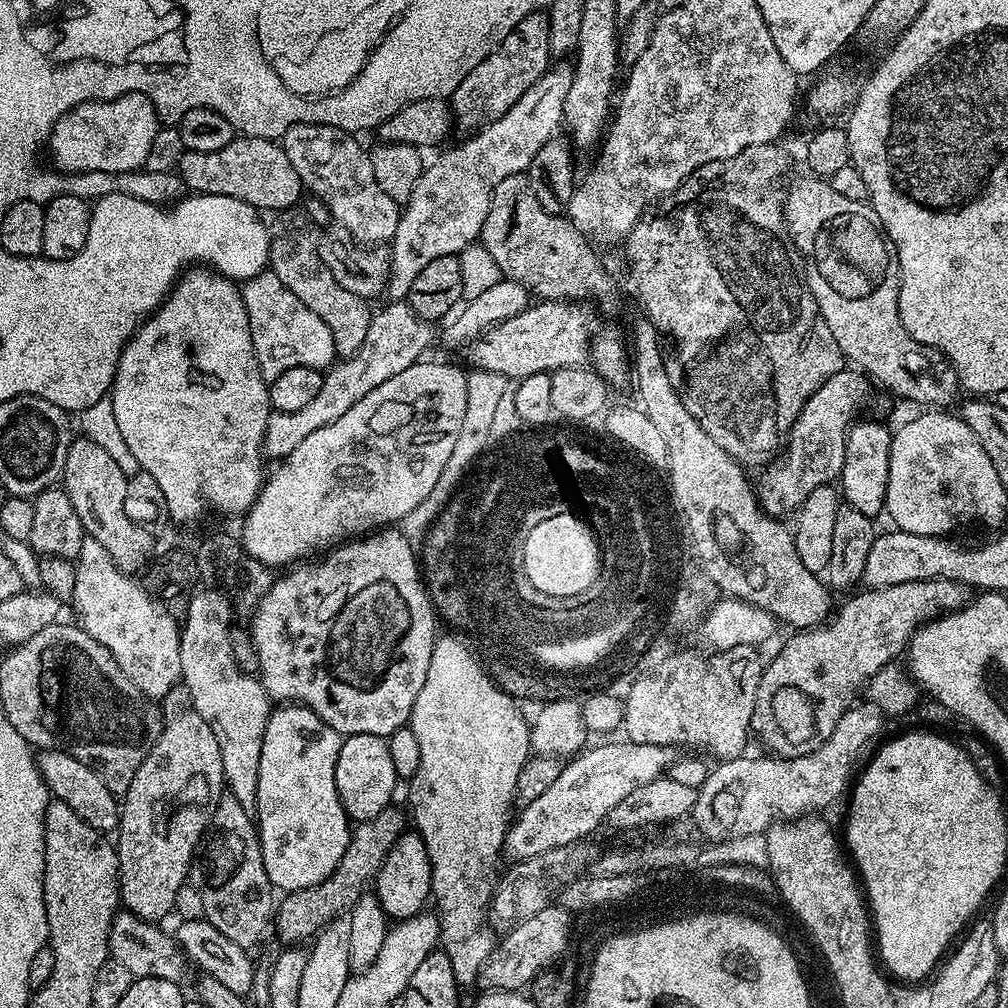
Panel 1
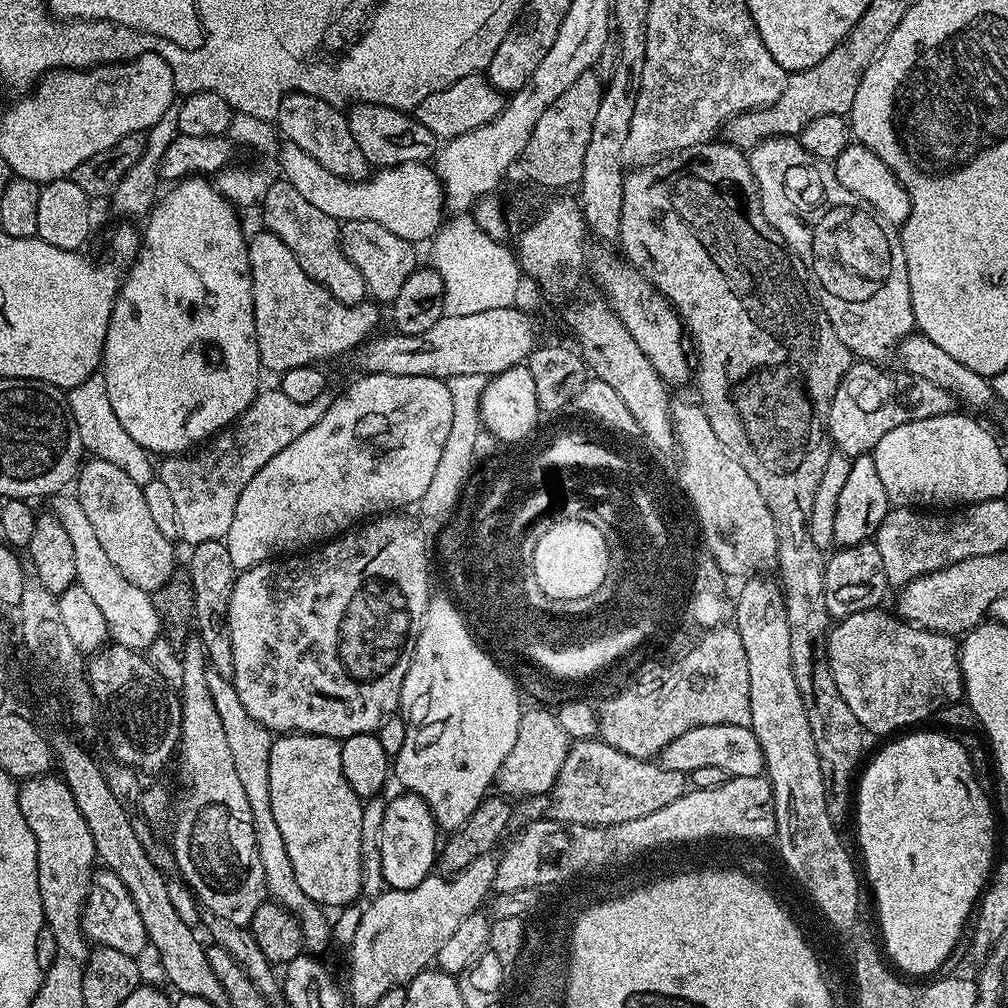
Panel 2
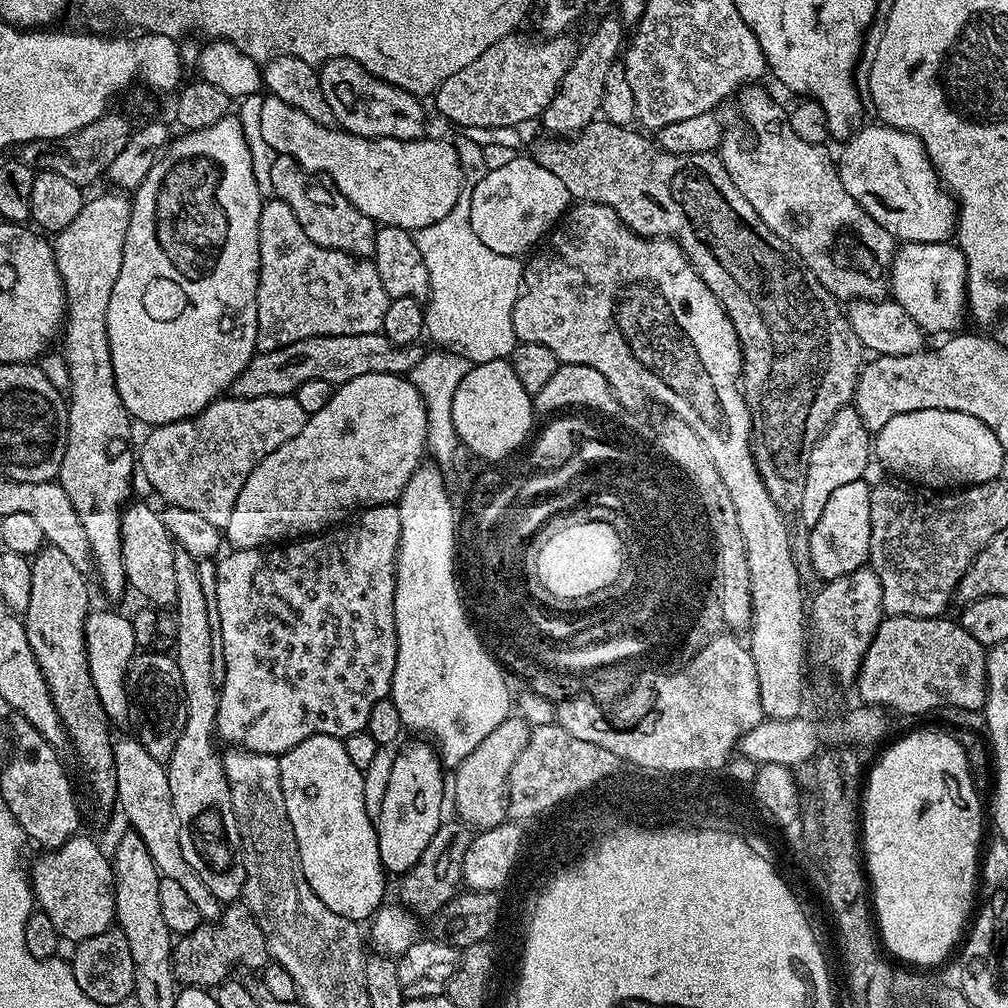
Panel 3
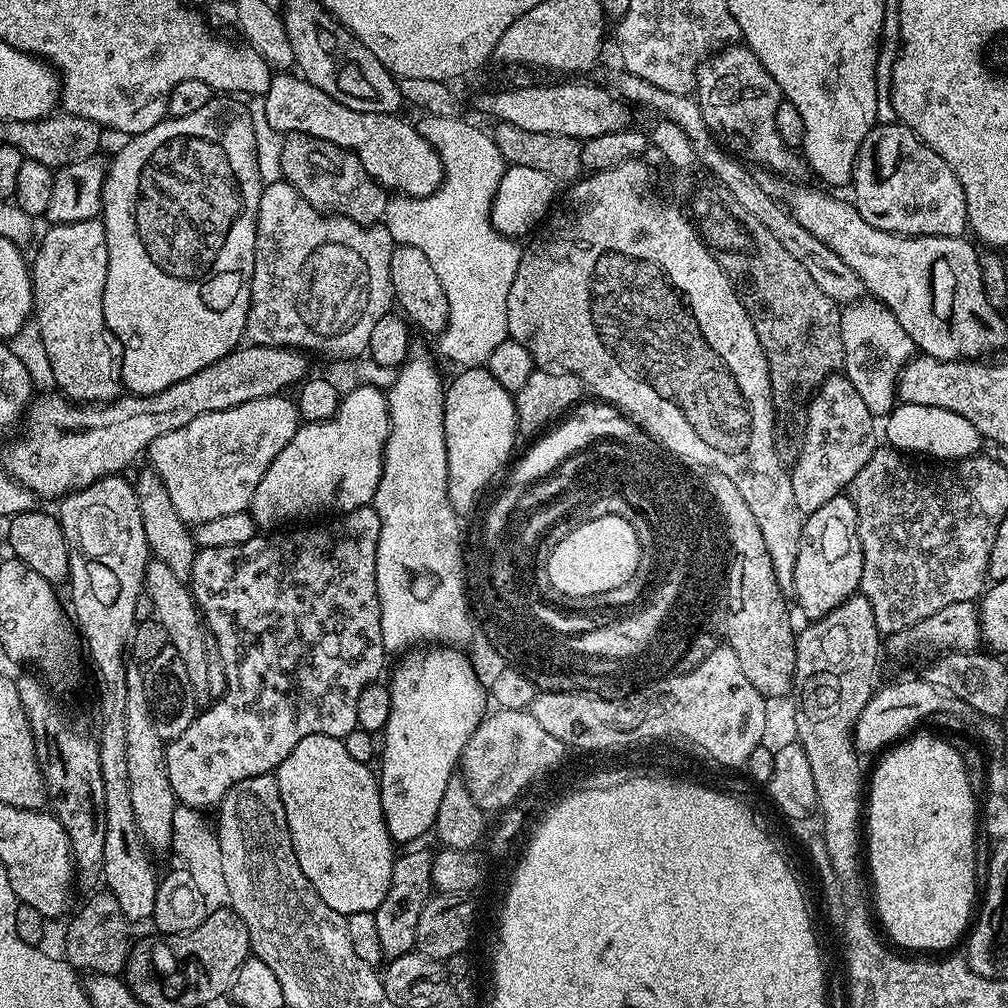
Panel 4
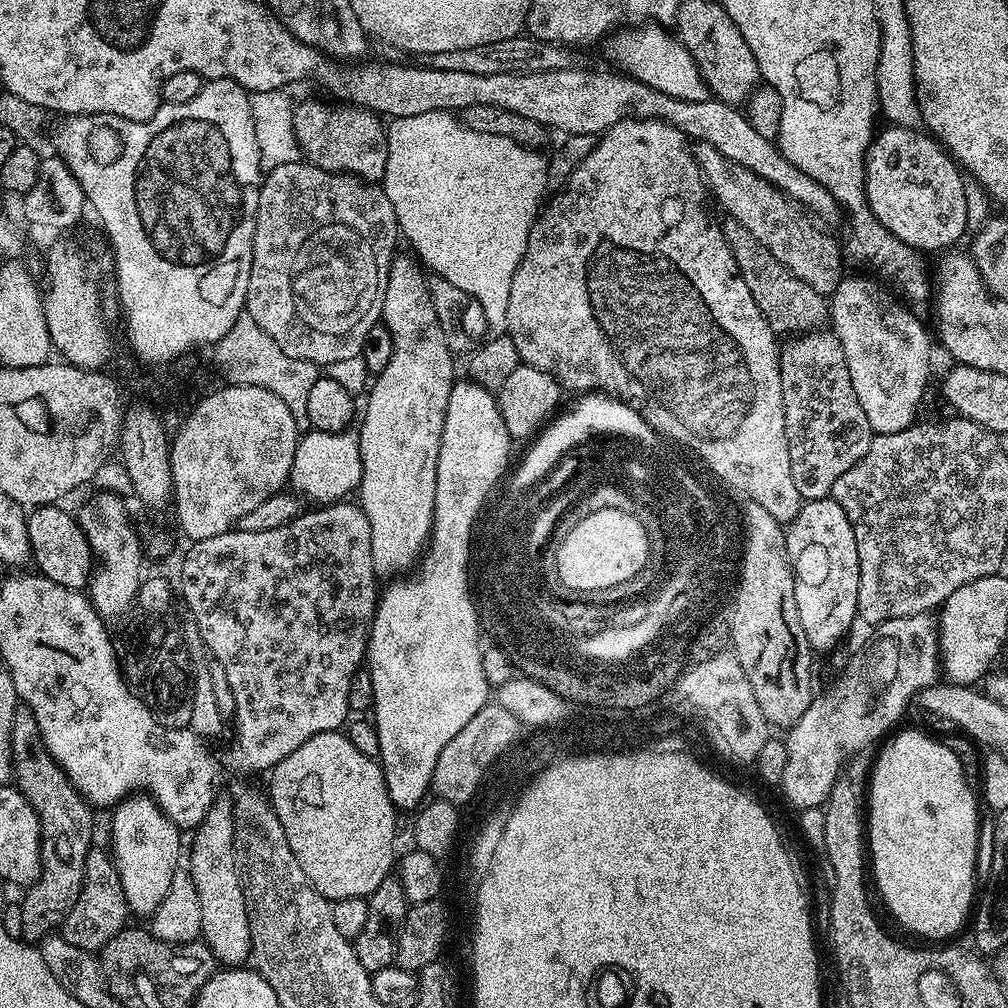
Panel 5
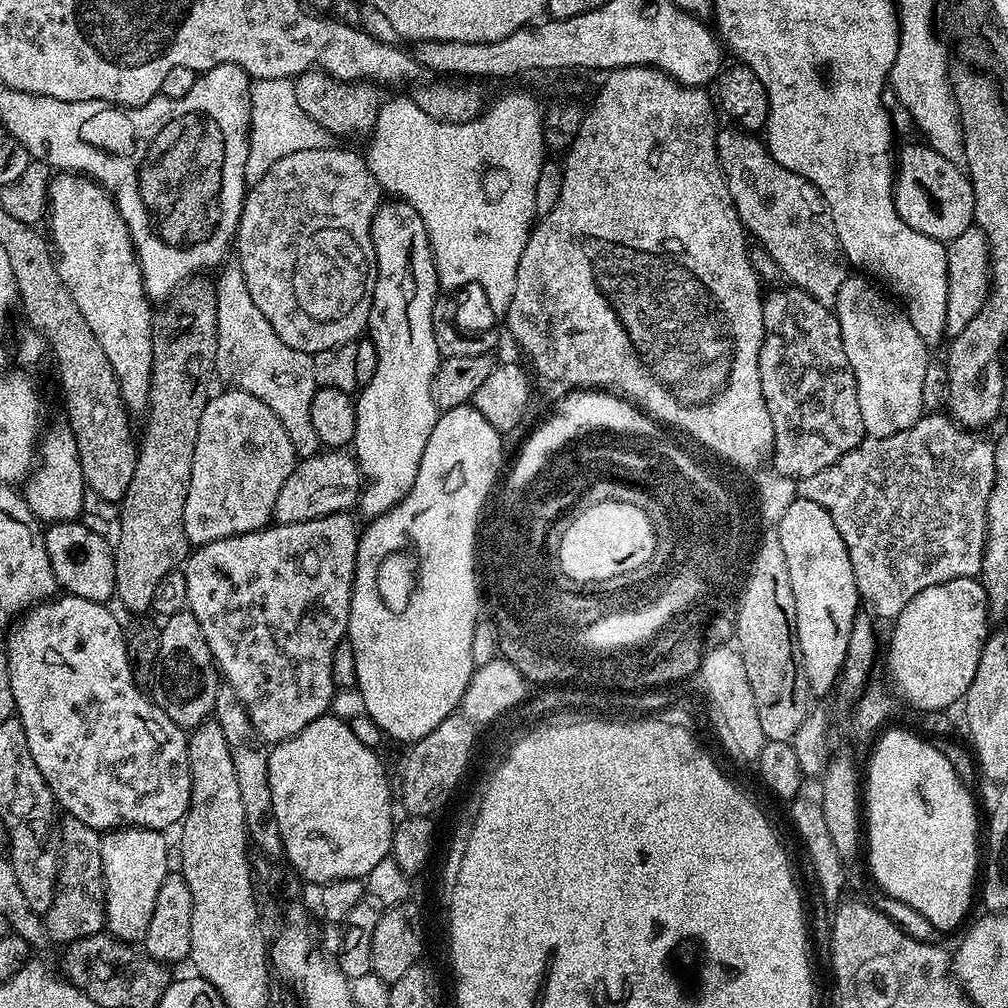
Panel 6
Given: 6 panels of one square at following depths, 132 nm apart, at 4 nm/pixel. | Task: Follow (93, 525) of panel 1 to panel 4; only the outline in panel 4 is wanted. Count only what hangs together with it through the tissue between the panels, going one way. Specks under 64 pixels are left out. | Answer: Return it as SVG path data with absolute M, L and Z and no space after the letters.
M152 558L149 559L148 568L144 572L144 591L150 594L150 602L156 607L155 620L166 630L170 647L178 650L178 658L182 658L182 666L186 666L186 674L190 678L190 686L196 695L197 709L203 710L213 703L208 692L209 674L206 671L206 640L209 633L202 619L202 613L196 606L192 597L191 587L166 566L166 562Z

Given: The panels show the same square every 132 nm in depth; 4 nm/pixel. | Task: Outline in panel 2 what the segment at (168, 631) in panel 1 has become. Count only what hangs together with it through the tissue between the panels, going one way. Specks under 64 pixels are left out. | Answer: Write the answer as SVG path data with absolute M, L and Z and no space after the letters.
M57 494L51 497L50 504L51 515L60 519L74 546L76 583L90 593L92 600L98 605L98 610L102 610L109 637L124 648L147 650L162 634L162 625L152 605L151 595L138 590L134 582L126 582L126 578L122 578L114 562L110 562L106 550L102 550L102 545L98 543L94 526L90 523L86 510L82 510L82 502L78 502L75 495Z

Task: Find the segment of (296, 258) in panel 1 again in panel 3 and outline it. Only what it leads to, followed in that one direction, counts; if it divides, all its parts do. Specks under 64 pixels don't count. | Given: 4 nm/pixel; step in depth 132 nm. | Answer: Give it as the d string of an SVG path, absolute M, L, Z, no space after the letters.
M277 155L274 166L270 166L272 196L286 202L294 212L294 218L302 226L306 238L323 248L346 252L349 256L368 258L376 251L376 229L378 224L353 206L346 197L331 187L311 184L309 173L296 164L290 156Z

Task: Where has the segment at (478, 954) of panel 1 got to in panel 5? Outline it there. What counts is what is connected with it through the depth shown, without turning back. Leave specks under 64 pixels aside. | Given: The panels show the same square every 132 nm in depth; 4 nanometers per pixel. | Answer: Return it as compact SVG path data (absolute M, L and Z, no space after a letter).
M393 255L392 258L382 313L382 322L390 330L390 338L394 338L394 354L390 354L390 366L378 373L367 389L366 397L372 405L358 427L360 457L364 467L358 489L358 503L370 522L372 565L376 573L387 578L407 573L419 561L428 519L435 508L432 503L433 471L438 468L438 450L444 433L446 406L454 383L454 353L442 334L442 326L438 326L436 321L429 277L424 277L425 269L415 255L400 255Z

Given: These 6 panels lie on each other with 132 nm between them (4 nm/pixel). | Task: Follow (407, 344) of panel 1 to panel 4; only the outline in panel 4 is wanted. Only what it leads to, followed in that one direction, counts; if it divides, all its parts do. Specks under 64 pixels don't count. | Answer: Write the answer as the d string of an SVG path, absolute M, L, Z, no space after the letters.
M284 394L267 396L250 402L242 402L242 406L234 406L230 410L218 410L210 414L202 414L198 418L194 418L194 422L186 422L186 426L182 426L182 430L170 430L170 434L162 434L162 438L158 438L152 443L152 447L146 453L147 459L152 459L149 460L151 467L155 468L157 474L162 478L166 490L170 493L170 502L174 502L178 514L182 514L182 518L189 526L210 522L212 518L222 518L225 514L238 514L251 505L254 498L254 490L258 490L258 482L262 482L262 478L270 464L274 462L274 458L278 454L282 454L286 442L290 442L290 438L294 438L294 434L300 429L302 423L300 409L296 407L291 399L287 400L286 397L287 395Z

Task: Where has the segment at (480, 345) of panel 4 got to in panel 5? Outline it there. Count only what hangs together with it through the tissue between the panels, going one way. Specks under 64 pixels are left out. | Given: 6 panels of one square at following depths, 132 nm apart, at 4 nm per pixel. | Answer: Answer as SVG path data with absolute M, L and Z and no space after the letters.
M488 134L488 140L492 140L492 144L496 144L496 148L492 148L492 152L388 152L382 187L386 198L390 198L390 206L394 206L399 235L403 239L405 236L416 247L414 252L421 265L428 270L433 268L439 279L458 286L458 290L465 292L475 303L477 300L480 303L480 312L484 315L485 322L488 323L489 333L504 334L508 330L506 306L510 302L510 282L514 278L514 270L518 270L524 257L530 230L536 223L536 217L542 211L544 192L546 193L548 188L548 162L543 155L540 157L541 153L537 149L525 148L523 144L514 142L510 138Z

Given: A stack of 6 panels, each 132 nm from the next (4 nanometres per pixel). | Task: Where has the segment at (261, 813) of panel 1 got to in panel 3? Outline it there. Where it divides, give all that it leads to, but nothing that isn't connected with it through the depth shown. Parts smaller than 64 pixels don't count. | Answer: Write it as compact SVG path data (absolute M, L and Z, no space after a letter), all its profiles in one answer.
M311 736L280 757L282 798L286 798L286 814L290 818L290 826L294 826L294 838L298 838L302 874L306 882L310 882L310 890L314 890L314 894L334 910L334 914L342 914L342 918L357 922L375 916L385 903L386 865L378 854L374 819L366 812L363 778L362 769L350 762L350 754L346 754L346 746L339 736Z

